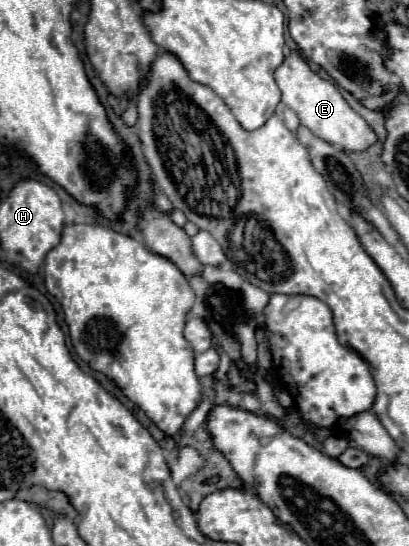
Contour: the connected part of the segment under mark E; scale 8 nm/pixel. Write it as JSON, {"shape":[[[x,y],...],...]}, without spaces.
{"shape":[[[291,51],[283,63],[275,69],[275,81],[281,89],[281,101],[293,109],[307,129],[311,129],[317,137],[325,139],[327,143],[339,145],[343,151],[363,151],[371,143],[375,143],[375,133],[373,129],[365,123],[365,119],[355,113],[341,91],[327,79],[321,79],[301,57],[301,53]]]}

